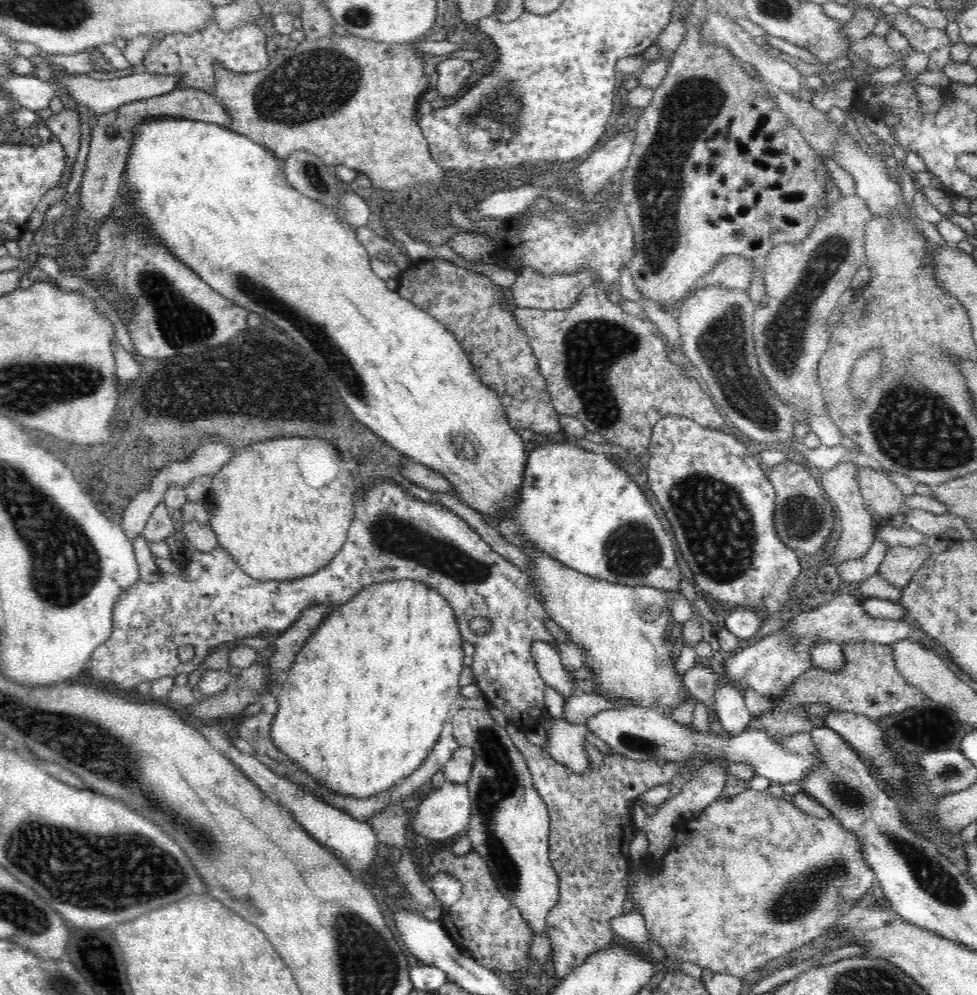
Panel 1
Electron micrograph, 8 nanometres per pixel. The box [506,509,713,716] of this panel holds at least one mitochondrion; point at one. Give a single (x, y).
(632, 550)

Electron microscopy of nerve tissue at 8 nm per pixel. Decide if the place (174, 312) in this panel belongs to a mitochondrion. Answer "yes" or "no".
yes

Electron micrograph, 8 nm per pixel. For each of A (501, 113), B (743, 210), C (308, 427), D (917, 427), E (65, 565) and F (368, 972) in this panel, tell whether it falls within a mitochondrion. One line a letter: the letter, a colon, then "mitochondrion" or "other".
A: mitochondrion
B: other
C: other
D: mitochondrion
E: mitochondrion
F: mitochondrion

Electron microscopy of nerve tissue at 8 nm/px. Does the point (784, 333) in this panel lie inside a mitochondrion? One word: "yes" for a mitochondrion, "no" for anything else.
yes

